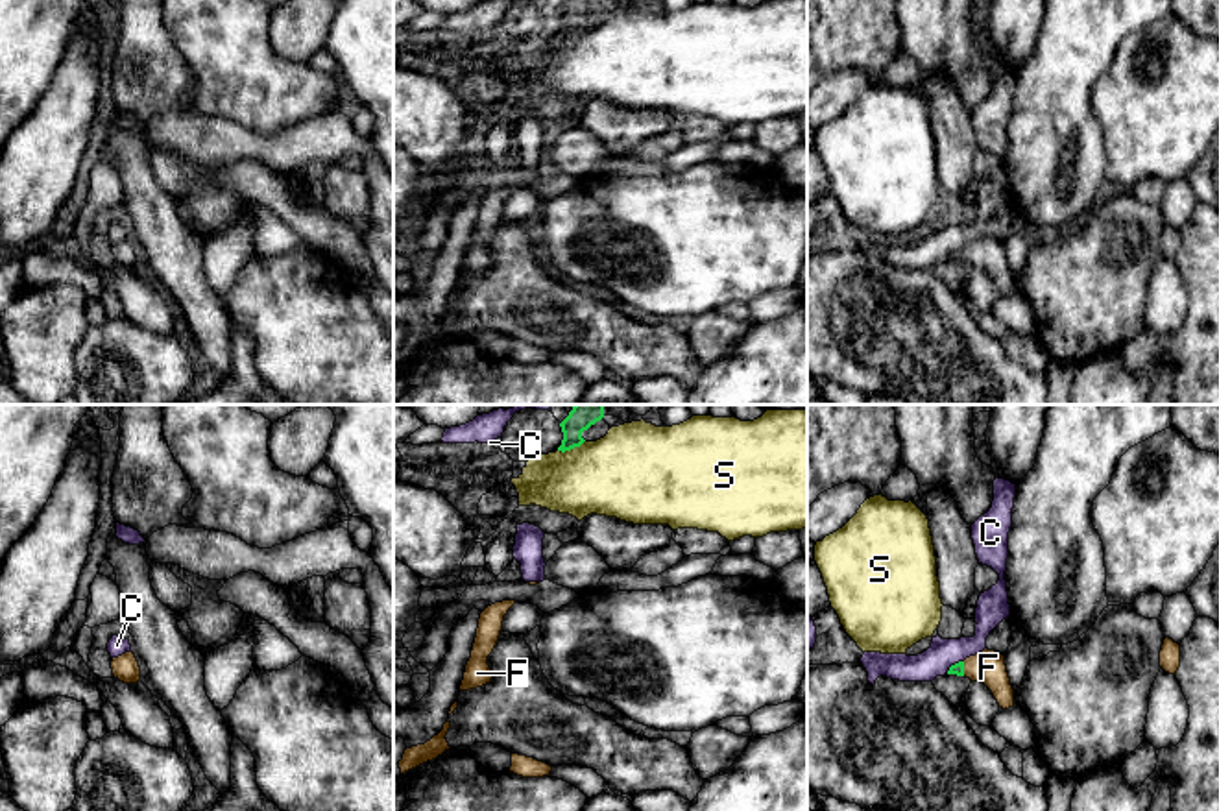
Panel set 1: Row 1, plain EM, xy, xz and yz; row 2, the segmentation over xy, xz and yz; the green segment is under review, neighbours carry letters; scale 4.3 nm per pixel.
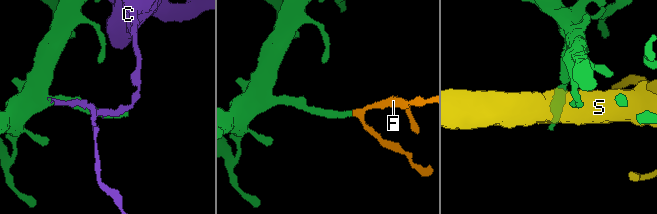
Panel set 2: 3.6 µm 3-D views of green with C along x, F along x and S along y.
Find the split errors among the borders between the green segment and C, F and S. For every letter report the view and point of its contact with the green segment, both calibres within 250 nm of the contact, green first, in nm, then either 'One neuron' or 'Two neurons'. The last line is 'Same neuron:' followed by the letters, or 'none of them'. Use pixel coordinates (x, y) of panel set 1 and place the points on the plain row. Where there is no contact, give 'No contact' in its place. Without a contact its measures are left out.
C: Touches green at yz (955, 250). Thickness 50 nm (green) against 130 nm. Two neurons
F: Touches green at yz (963, 255). Thickness 50 nm (green) against 150 nm. One neuron
S: Touches green at xz (571, 34). Thickness 100 nm (green) against 380 nm. Two neurons
Same neuron: F

